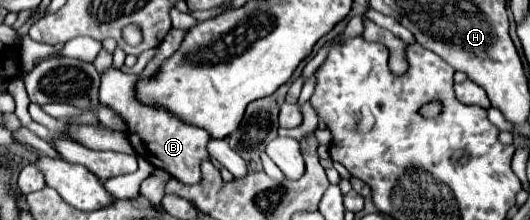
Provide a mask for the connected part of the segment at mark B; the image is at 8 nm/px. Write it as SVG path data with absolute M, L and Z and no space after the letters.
M171 29L169 35L165 37L165 41L155 49L155 57L149 61L149 65L143 69L141 75L125 75L121 71L115 69L115 65L111 65L107 71L101 73L101 91L99 91L99 99L105 107L117 111L125 123L127 123L127 137L131 141L131 145L135 147L135 151L139 155L143 155L147 161L151 161L153 167L171 171L171 175L175 179L179 179L185 185L197 185L201 183L201 159L209 159L207 153L207 143L209 143L209 133L201 127L193 127L181 119L177 119L171 111L167 111L165 107L159 105L143 105L137 99L137 91L135 85L141 79L151 79L153 75L157 75L161 63L165 59L169 59L179 47L181 41L185 39L185 31L181 29Z

